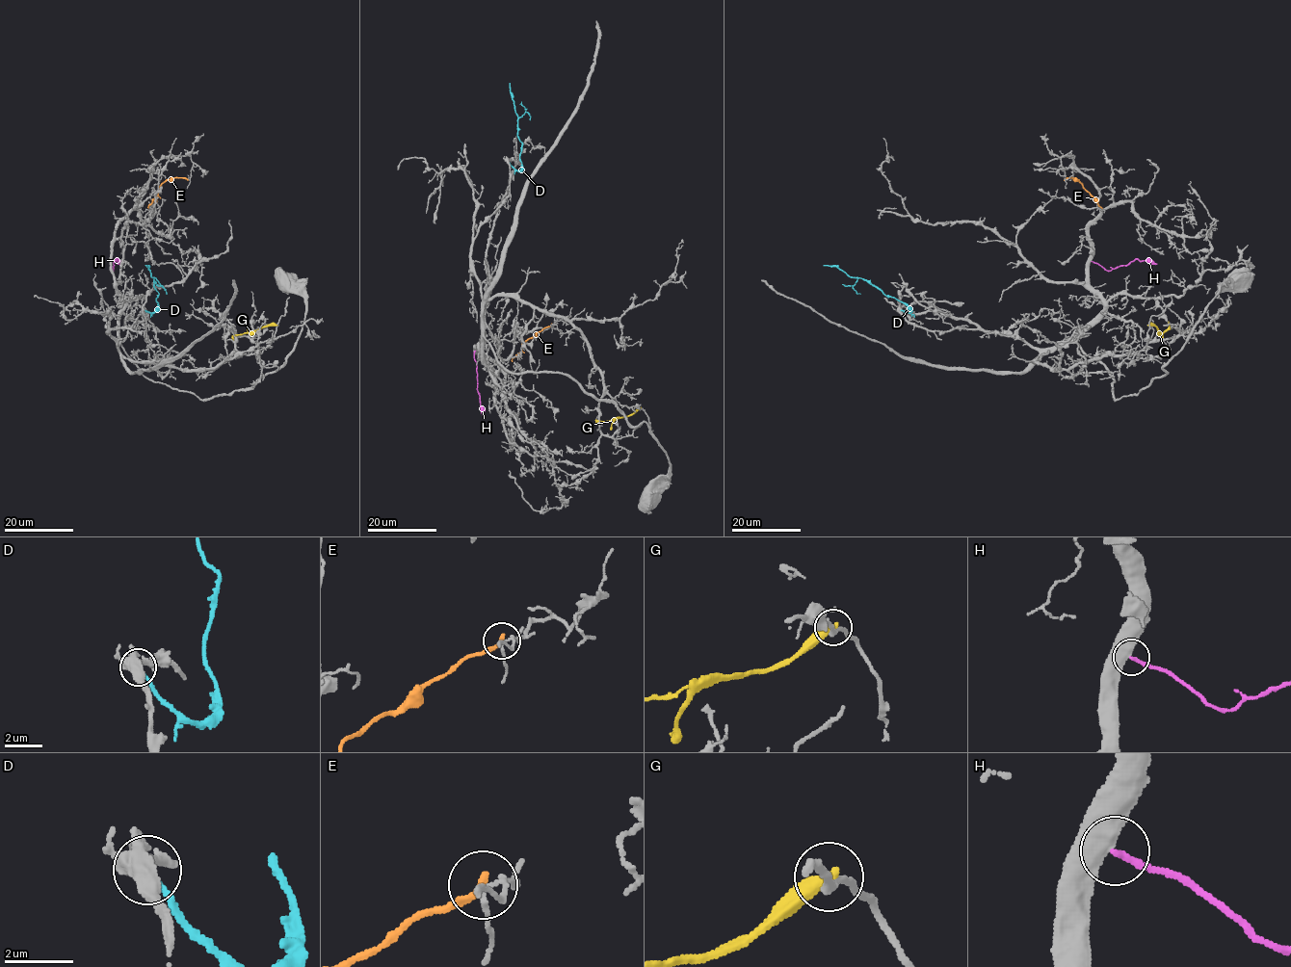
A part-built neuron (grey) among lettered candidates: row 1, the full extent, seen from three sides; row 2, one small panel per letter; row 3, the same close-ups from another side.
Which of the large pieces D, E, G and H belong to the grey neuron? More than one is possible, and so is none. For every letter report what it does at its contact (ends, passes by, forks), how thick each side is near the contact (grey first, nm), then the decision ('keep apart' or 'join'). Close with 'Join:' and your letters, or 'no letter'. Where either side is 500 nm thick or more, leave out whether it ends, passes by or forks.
D: it ends there; 380 nm thick on the grey side, 180 nm on the other; join
E: it ends there; 100 nm thick on the grey side, 240 nm on the other; keep apart
G: it ends there; 180 nm thick on the grey side, 440 nm on the other; keep apart
H: it ends there; 480 nm thick on the grey side, 200 nm on the other; keep apart
Join: D

